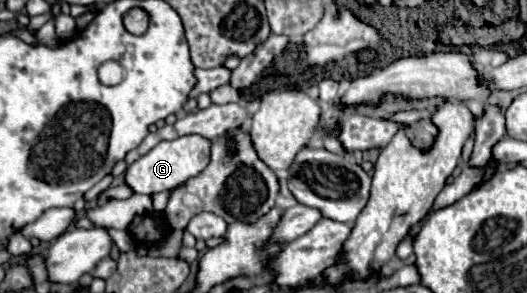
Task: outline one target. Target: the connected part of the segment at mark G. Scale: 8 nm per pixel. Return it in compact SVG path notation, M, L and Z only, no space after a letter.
M198 134L180 136L170 142L160 142L148 154L144 154L126 168L126 186L130 186L136 194L158 194L174 190L188 178L200 174L208 164L208 158L210 158L210 140L200 138Z

